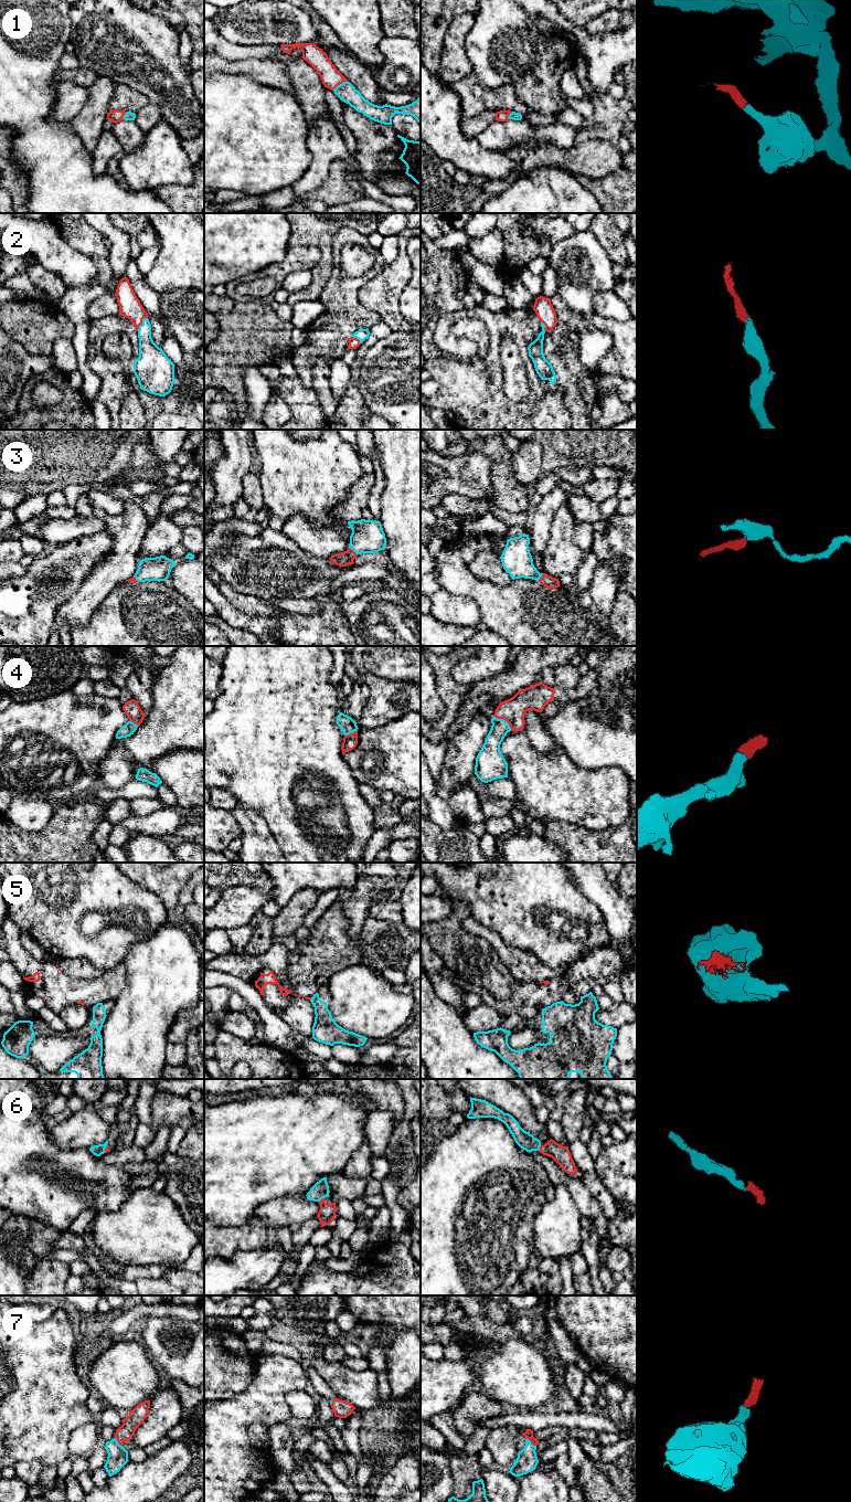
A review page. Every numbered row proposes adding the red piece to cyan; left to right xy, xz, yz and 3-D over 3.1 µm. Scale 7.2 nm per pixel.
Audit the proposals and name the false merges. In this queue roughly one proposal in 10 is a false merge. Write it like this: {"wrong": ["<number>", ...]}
{"wrong": ["5"]}

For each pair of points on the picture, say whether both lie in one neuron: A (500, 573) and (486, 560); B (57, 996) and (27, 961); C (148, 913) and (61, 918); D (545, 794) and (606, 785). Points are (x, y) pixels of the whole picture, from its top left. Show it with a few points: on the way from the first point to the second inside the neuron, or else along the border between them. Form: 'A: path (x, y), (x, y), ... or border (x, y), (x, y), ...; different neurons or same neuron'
A: path (497, 571), (489, 563); same neuron
B: path (54, 987), (35, 970); same neuron
C: path (126, 910), (120, 905), (83, 905); same neuron
D: path (561, 794), (591, 794); same neuron

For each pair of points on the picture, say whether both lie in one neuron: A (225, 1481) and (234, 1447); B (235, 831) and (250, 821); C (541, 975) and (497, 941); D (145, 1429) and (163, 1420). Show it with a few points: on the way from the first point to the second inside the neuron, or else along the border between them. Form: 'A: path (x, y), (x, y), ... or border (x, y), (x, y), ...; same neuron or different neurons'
A: path (225, 1472), (225, 1456); same neuron
B: border (231, 812), (242, 831), (241, 836); different neurons
C: path (530, 968), (508, 952); same neuron
D: path (149, 1429), (152, 1429), (159, 1423); same neuron

